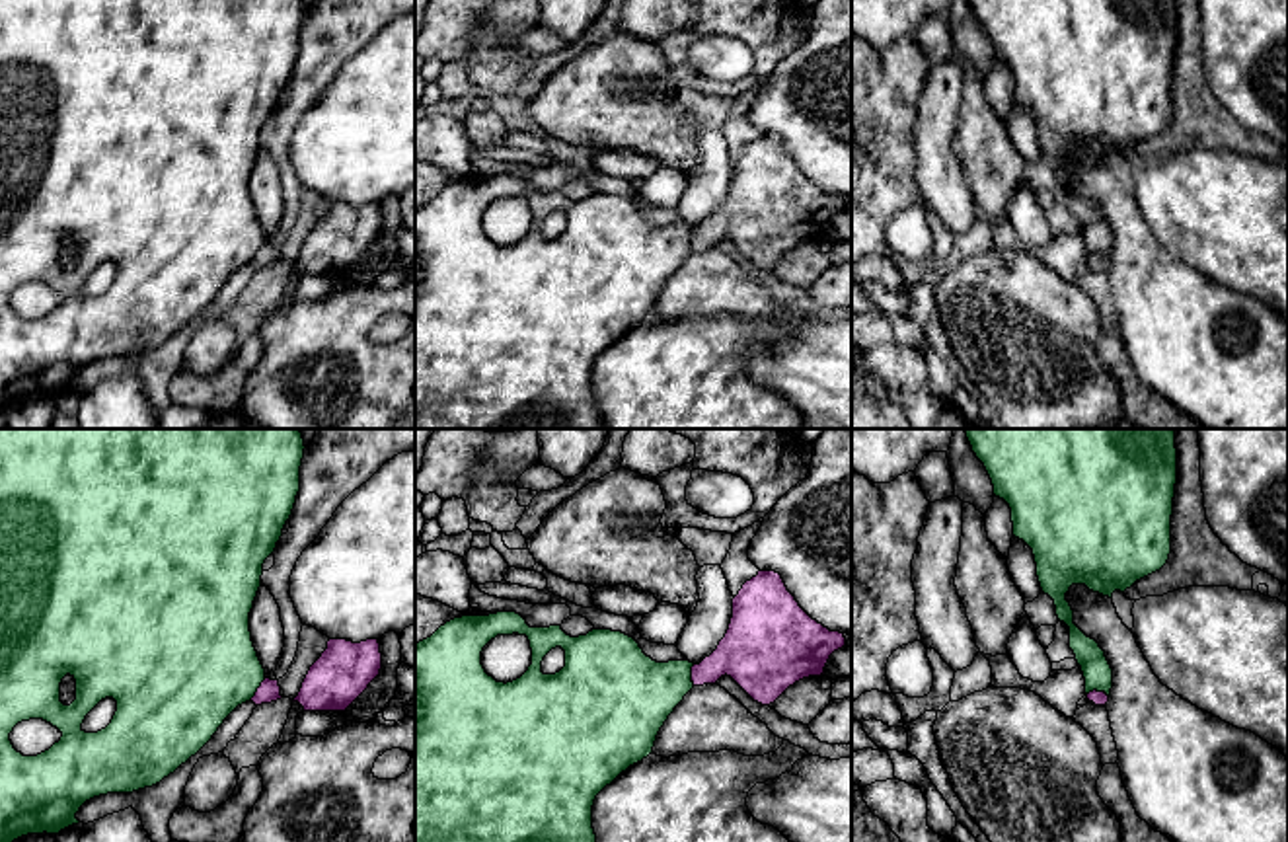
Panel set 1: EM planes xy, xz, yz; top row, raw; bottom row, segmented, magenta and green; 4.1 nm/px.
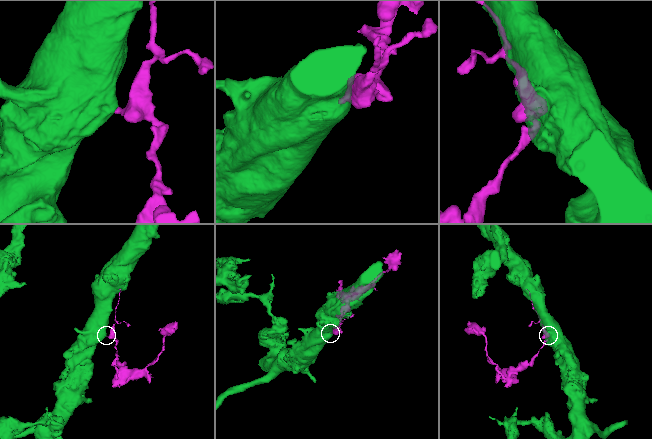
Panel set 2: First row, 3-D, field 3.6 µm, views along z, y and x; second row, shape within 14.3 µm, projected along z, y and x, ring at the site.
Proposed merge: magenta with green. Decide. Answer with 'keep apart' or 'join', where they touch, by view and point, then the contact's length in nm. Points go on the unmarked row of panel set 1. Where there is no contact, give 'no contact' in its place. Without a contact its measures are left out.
keep apart; meets magenta in xy at (258, 252); contact 110 nm long

